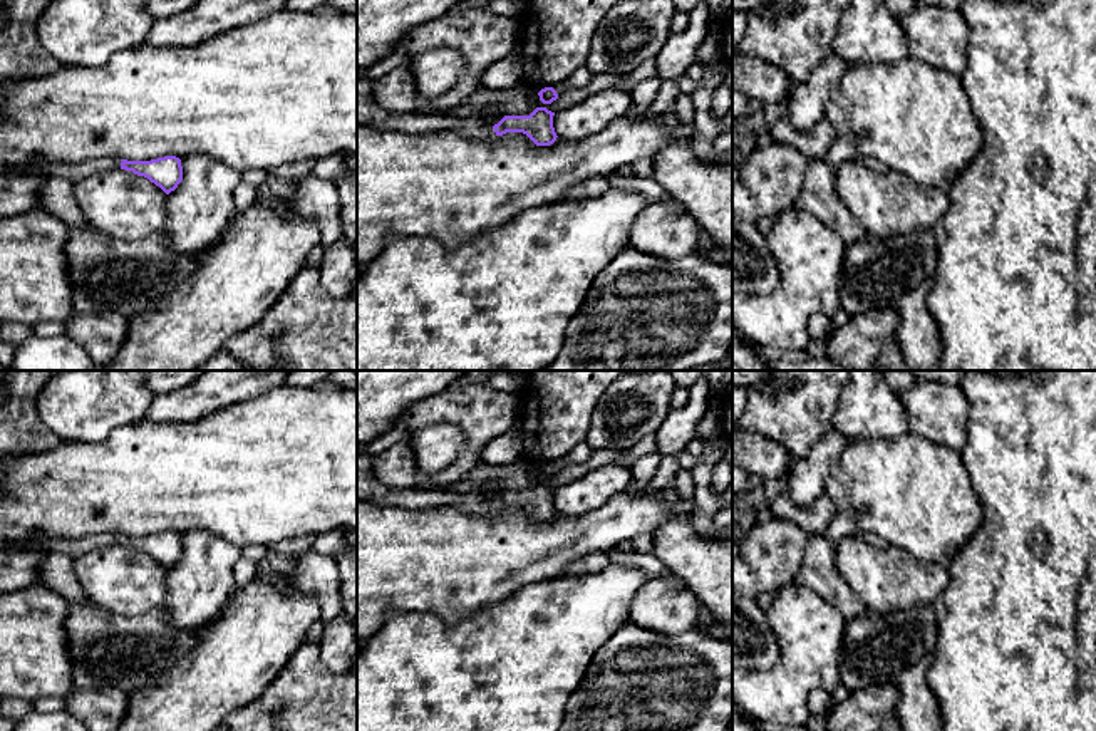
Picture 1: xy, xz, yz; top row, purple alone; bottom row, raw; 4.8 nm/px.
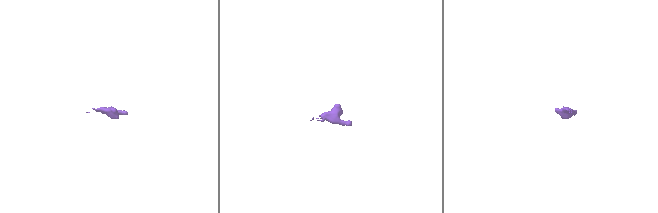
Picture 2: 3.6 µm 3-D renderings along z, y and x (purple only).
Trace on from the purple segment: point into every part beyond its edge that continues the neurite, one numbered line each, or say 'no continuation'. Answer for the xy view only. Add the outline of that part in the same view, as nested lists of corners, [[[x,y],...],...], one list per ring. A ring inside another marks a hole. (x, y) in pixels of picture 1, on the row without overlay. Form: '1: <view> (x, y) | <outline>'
1: xy (72, 547) | [[[35,533],[25,543],[8,543],[5,548],[28,548],[39,553],[57,552],[77,560],[92,548],[121,543],[121,538],[117,533],[94,533],[80,538],[49,538]]]

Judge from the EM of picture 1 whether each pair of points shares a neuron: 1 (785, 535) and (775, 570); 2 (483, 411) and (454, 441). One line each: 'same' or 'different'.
1: same
2: different

